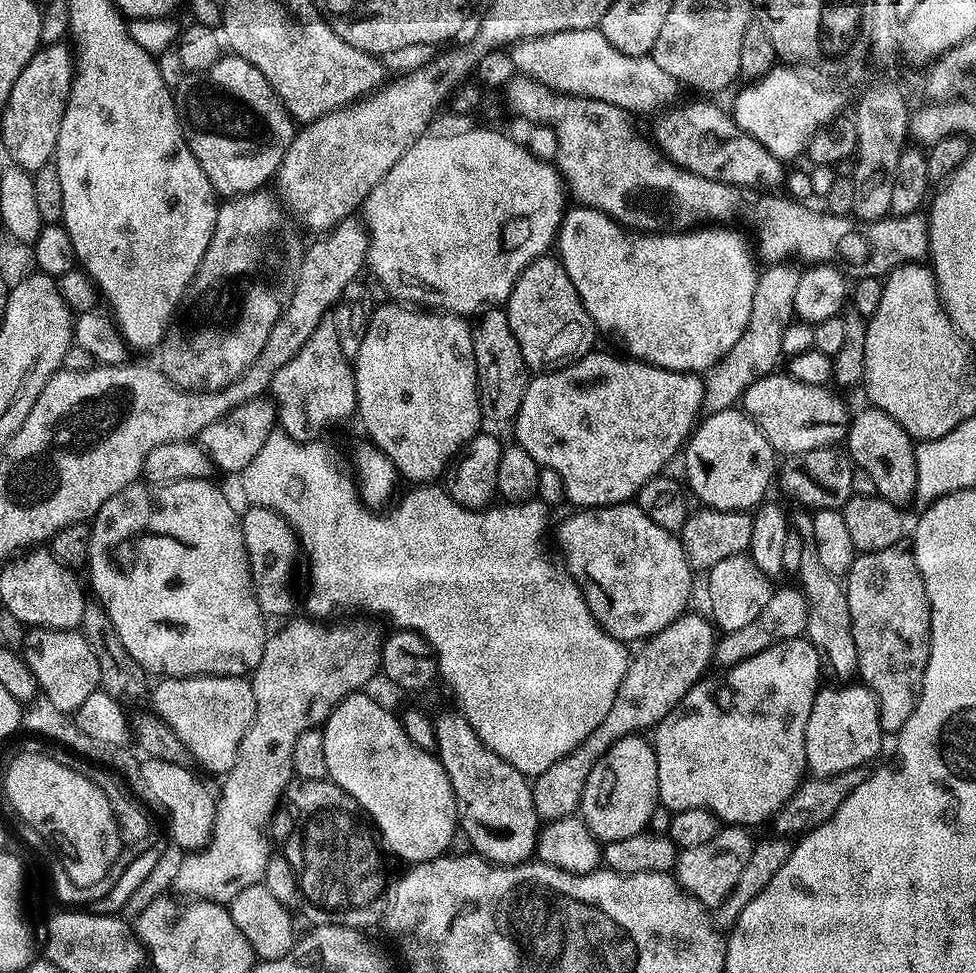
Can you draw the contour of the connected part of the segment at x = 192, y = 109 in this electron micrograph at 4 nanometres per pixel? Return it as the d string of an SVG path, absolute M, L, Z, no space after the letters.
M235 54L221 55L220 60L210 66L210 70L181 77L174 84L176 117L184 129L185 142L190 146L194 158L198 158L206 178L212 183L213 192L231 198L263 189L267 185L264 183L279 173L280 164L292 145L294 135L294 121L278 94L274 94L270 82L266 82L266 78L253 64Z

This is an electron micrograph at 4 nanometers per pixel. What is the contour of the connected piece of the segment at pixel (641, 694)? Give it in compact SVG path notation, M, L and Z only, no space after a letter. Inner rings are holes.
M685 614L679 616L666 630L648 637L639 645L640 653L633 655L628 661L628 669L622 678L622 686L618 686L618 694L614 694L614 703L606 713L606 718L590 730L588 737L570 754L558 758L541 776L535 777L532 784L532 797L536 812L541 821L547 822L566 818L579 809L582 790L586 786L586 778L590 770L624 736L635 736L643 733L643 728L655 729L656 725L682 702L684 695L693 686L700 683L704 672L714 660L718 632L707 619Z

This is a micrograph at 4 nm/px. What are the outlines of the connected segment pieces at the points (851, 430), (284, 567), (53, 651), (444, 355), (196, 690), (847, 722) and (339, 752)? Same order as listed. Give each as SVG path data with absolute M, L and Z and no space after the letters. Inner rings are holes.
M865 406L857 416L855 413L848 426L846 451L855 467L870 474L877 496L901 510L907 509L907 504L915 501L918 486L916 444L906 430L902 430L902 426L890 418L890 414L871 406Z
M248 506L240 517L244 549L248 551L248 561L252 571L252 588L256 592L256 601L265 617L287 617L296 604L296 596L292 593L292 575L296 572L296 555L302 549L295 528L292 528L274 510Z
M29 627L24 636L22 655L36 679L43 699L54 702L58 710L74 714L78 706L101 687L99 666L94 651L80 630Z
M389 302L373 307L372 317L368 319L368 325L366 326L366 334L362 338L362 347L359 348L358 354L354 357L354 371L356 374L356 412L358 413L358 417L360 416L361 422L364 423L365 430L368 431L367 439L371 441L371 443L375 444L377 448L380 448L382 450L382 454L386 454L386 458L390 458L390 462L396 467L397 473L399 473L403 479L405 476L408 480L416 480L412 482L432 482L435 481L432 480L435 476L437 476L437 478L443 477L448 465L452 463L456 453L459 452L473 436L477 435L479 428L476 427L478 427L479 424L482 424L482 417L480 414L480 387L476 384L476 359L474 358L472 328L465 317L449 314L443 310L417 310L415 307L405 306L400 302Z
M170 676L155 681L151 707L178 734L193 761L208 772L227 774L256 713L251 679L242 676Z
M824 686L810 706L810 718L806 721L806 762L812 776L837 776L846 770L864 768L880 752L880 743L886 740L880 731L880 715L876 705L876 695L870 689L857 686Z
M364 690L353 692L328 715L322 725L327 779L346 790L346 794L360 803L389 853L392 851L394 855L408 860L407 862L443 856L449 851L451 839L458 829L456 799L450 786L450 778L439 759L433 753L414 746L414 742L406 738L406 730L400 725L399 719L395 715L392 717L374 697L367 696L366 693Z

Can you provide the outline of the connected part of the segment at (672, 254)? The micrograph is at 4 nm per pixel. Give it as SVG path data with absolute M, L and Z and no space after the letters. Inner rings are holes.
M572 206L565 211L564 218L560 221L558 259L566 270L566 274L570 274L570 282L574 282L574 290L578 290L578 298L582 298L582 306L586 306L593 324L603 335L605 332L606 335L613 336L625 348L623 351L629 357L643 360L645 364L653 364L659 368L669 368L675 372L704 374L724 357L726 350L730 350L730 346L734 346L734 342L738 342L742 330L746 330L746 322L750 322L750 302L754 302L754 286L756 285L758 268L752 265L753 253L750 248L750 253L748 253L748 248L738 233L727 232L728 230L724 226L704 226L699 230L675 234L645 234L629 230L623 224L617 224L605 212L583 206Z

